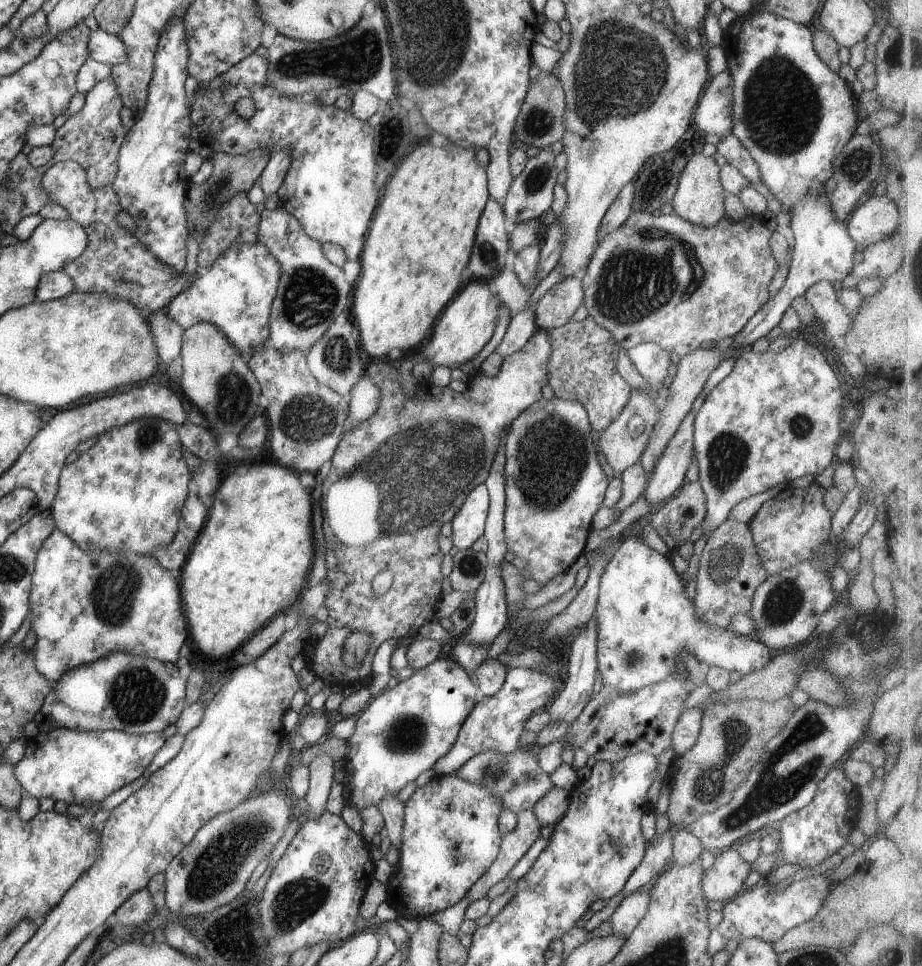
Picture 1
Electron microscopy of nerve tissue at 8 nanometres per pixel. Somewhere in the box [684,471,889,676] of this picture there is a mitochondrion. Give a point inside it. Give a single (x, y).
(784, 600)

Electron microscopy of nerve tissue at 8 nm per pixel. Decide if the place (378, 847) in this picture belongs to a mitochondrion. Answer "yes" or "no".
no

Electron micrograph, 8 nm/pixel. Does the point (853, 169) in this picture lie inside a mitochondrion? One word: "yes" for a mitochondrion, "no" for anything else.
yes

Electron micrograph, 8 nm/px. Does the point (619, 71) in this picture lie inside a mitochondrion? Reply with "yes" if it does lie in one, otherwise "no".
yes

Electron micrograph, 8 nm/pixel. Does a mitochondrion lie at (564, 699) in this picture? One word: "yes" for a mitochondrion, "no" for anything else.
no

